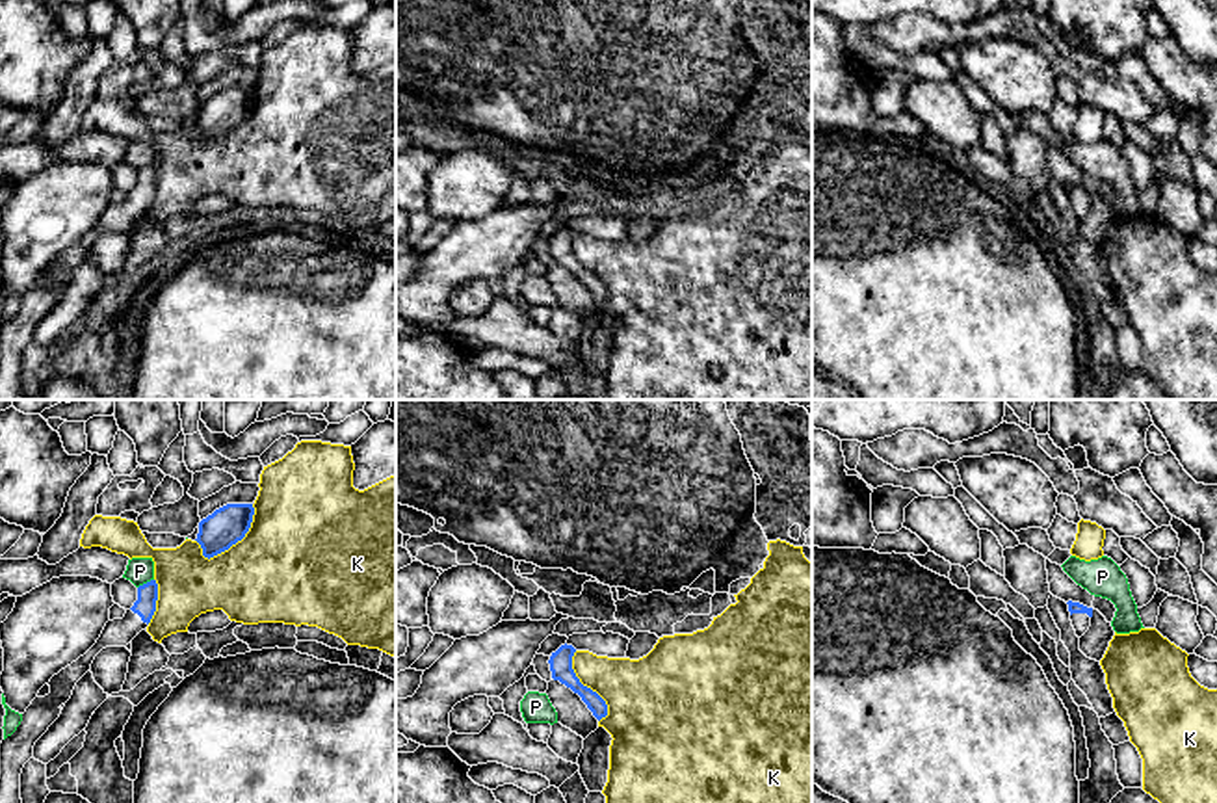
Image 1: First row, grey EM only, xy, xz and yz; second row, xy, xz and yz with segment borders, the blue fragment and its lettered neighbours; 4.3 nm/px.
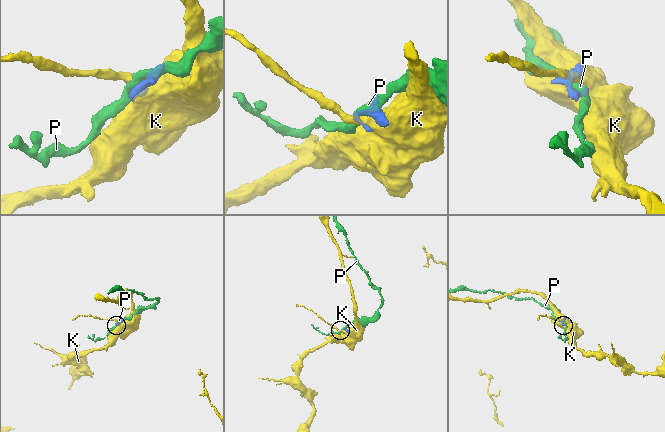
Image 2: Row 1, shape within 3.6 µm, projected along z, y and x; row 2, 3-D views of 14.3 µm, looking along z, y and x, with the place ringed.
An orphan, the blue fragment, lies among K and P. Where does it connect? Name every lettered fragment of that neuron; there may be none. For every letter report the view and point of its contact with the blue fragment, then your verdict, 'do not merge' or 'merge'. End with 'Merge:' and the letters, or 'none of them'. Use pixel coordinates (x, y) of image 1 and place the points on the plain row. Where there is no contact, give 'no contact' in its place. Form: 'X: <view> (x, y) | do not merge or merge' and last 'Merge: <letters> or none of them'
K: xy (240, 123) | do not merge
P: xy (147, 166) | do not merge
Merge: none of them

